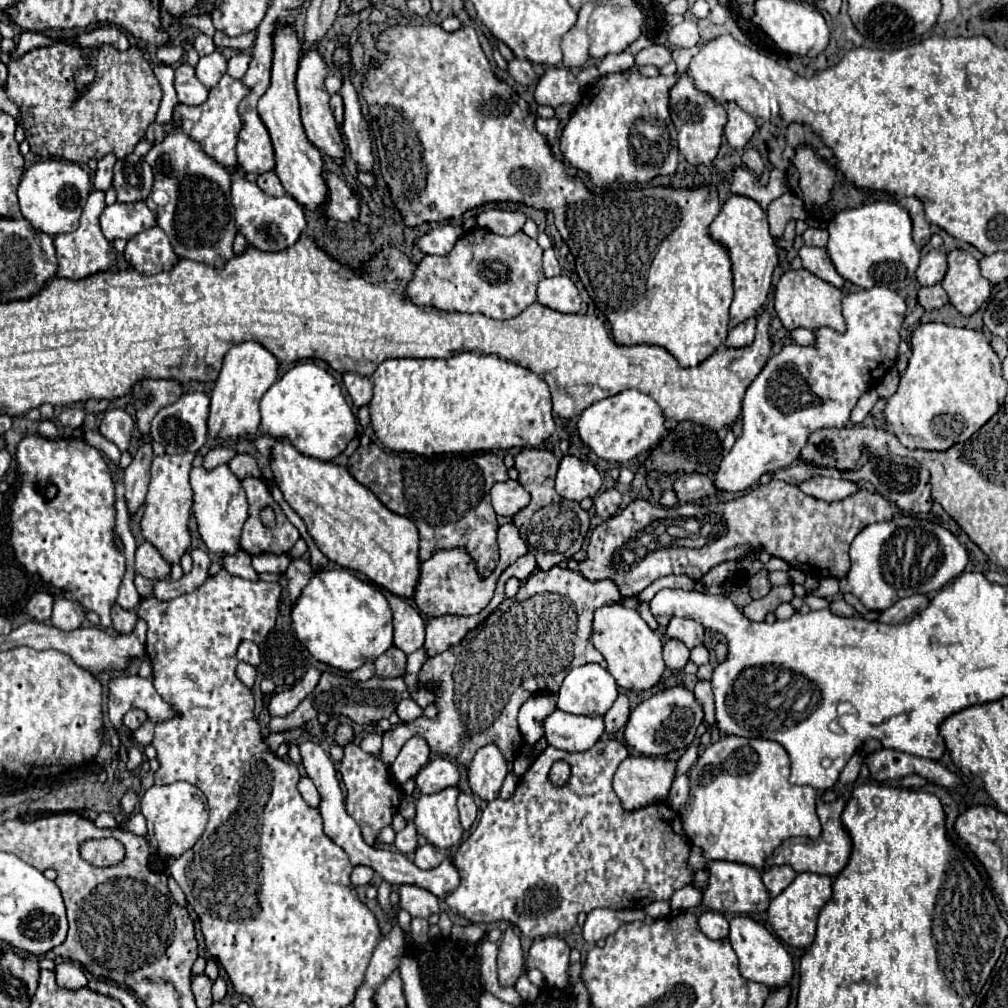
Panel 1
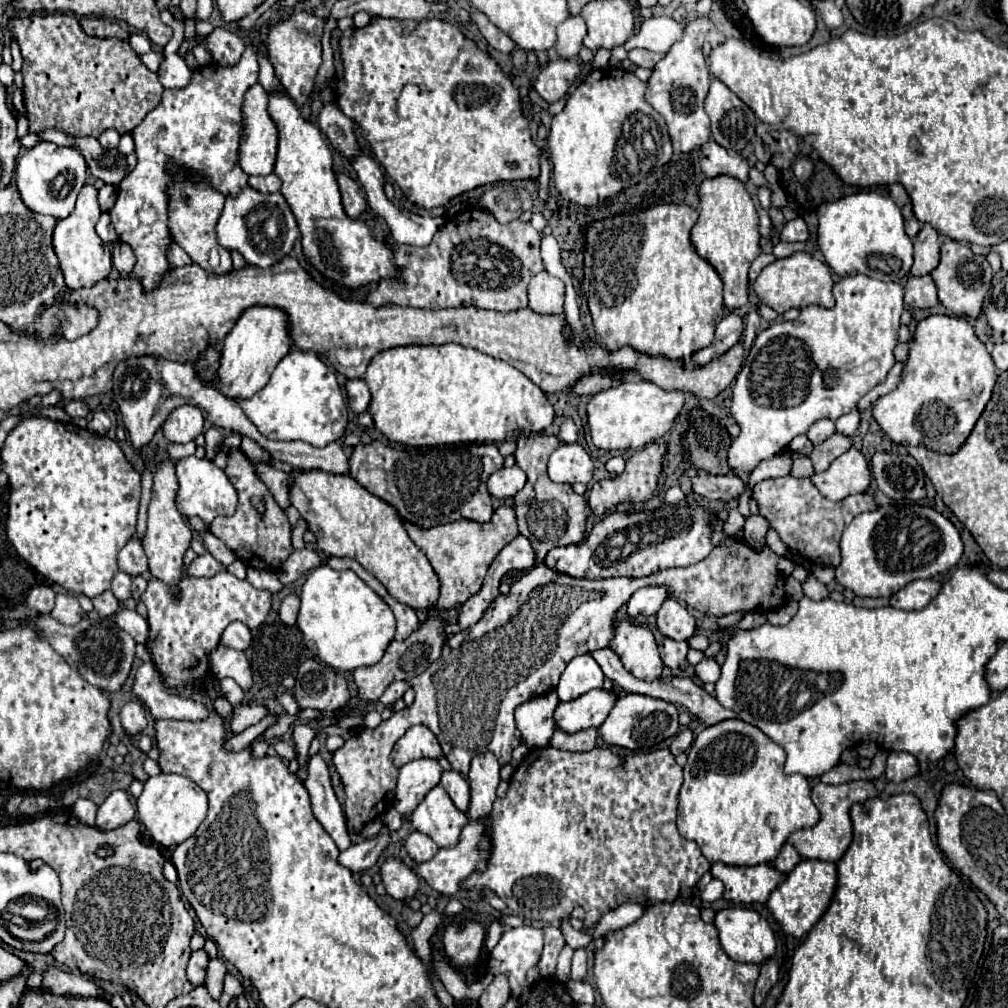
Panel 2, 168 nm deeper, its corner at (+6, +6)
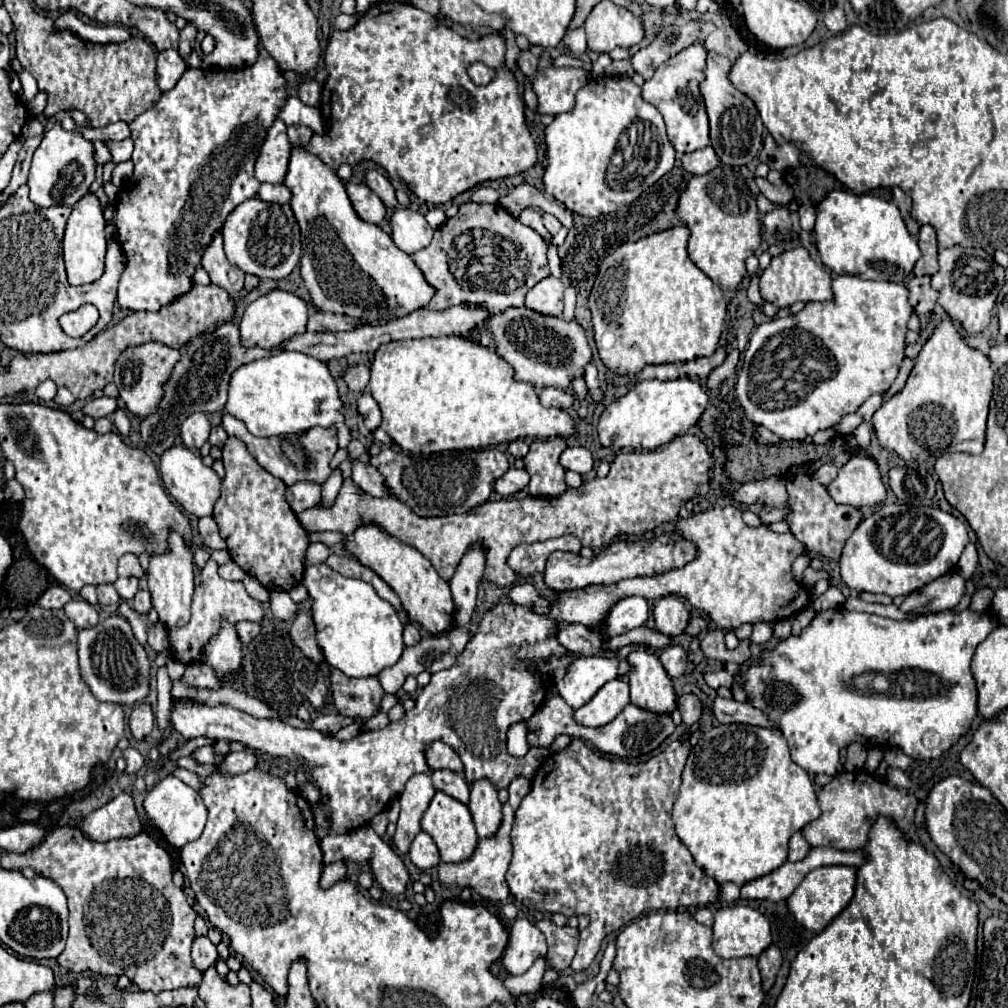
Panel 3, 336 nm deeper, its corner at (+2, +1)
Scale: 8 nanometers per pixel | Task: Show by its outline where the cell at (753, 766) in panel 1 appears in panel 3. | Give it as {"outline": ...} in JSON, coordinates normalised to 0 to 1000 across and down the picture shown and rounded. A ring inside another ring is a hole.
{"outline":[[[713,718],[697,728],[682,752],[676,768],[676,788],[668,800],[670,825],[688,847],[691,859],[713,877],[727,875],[731,879],[773,861],[781,853],[785,827],[813,812],[813,808],[803,768],[785,754],[775,726],[741,718]]]}

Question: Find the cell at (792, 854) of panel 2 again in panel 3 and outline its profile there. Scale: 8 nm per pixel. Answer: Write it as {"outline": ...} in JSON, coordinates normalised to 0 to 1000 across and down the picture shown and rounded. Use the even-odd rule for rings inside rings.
{"outline":[[[789,825],[783,833],[783,855],[791,855],[797,853],[801,849],[801,845],[805,843],[805,839],[799,835],[795,825]]]}

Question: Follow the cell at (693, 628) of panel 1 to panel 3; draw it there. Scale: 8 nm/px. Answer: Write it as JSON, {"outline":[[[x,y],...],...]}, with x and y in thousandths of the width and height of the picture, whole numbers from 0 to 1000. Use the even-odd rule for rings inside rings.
{"outline":[[[672,591],[654,593],[648,601],[648,611],[650,623],[664,631],[676,631],[684,617],[684,607]]]}

